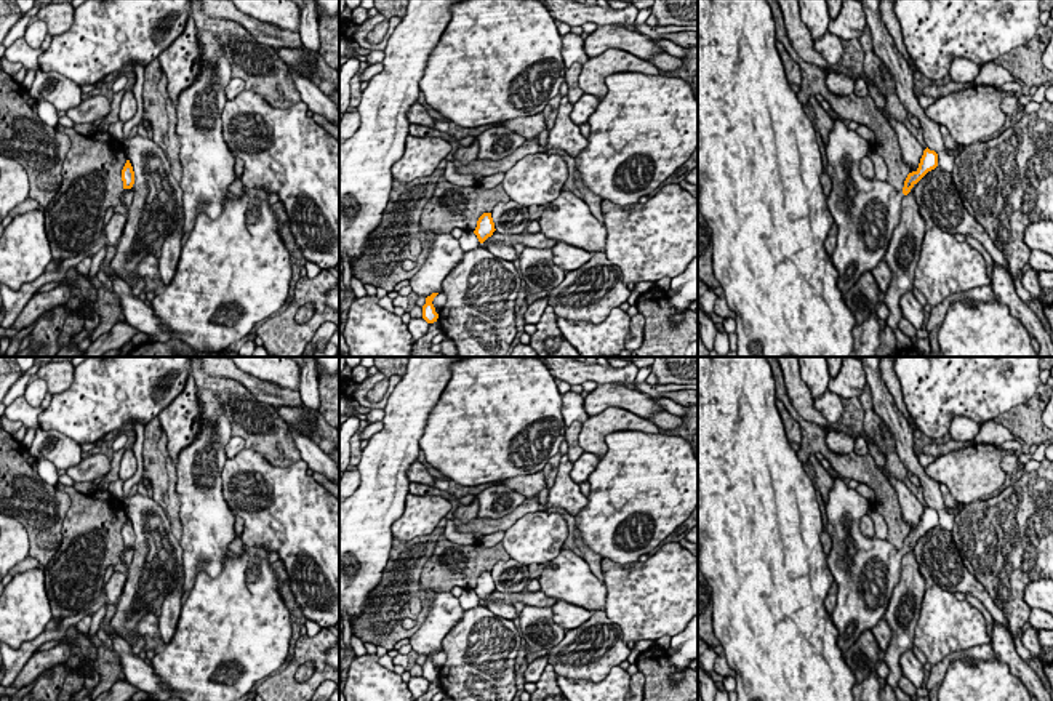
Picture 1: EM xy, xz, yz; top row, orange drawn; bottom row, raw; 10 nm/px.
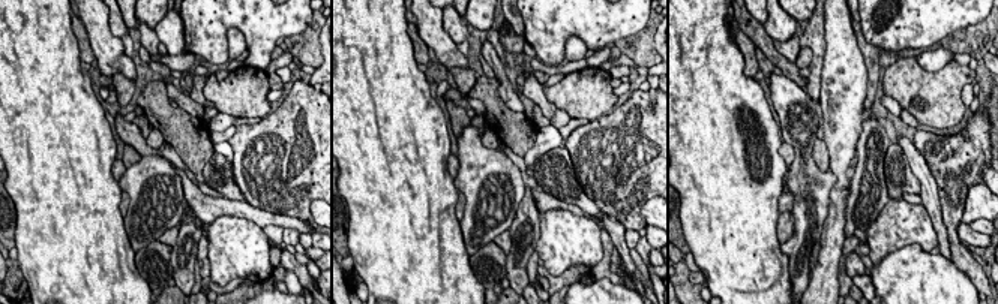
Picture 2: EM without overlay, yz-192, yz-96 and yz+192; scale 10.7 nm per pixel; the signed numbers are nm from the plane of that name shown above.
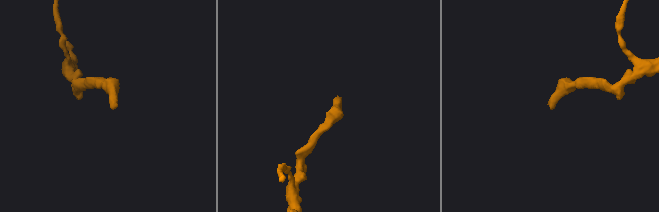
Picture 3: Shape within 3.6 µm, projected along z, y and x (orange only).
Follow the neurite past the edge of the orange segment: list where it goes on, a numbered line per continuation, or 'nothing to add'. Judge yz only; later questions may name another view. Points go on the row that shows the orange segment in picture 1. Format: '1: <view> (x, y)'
1: yz (866, 212)

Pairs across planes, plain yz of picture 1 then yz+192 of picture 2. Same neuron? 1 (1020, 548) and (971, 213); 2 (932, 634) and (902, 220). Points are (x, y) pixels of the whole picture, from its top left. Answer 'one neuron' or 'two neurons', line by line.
1: two neurons
2: one neuron

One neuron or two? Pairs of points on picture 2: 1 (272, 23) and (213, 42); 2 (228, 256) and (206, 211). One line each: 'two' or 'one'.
1: one
2: two

